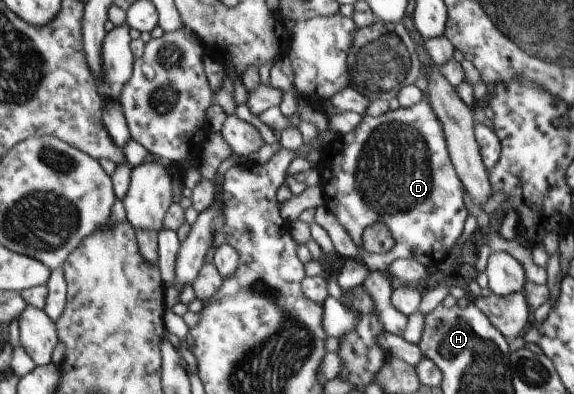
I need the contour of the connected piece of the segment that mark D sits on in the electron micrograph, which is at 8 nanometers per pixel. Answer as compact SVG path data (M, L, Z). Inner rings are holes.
M424 98L417 105L411 107L399 107L396 110L389 110L388 112L379 115L377 117L371 115L364 115L363 121L344 136L340 135L331 145L327 145L322 149L323 155L321 155L321 161L317 165L317 169L321 171L321 177L323 177L322 185L325 187L325 199L327 199L326 206L329 209L333 209L333 213L337 213L339 221L345 223L345 231L349 233L349 237L353 239L355 245L361 247L362 245L362 232L373 225L373 223L385 223L387 229L391 231L393 239L395 239L395 246L391 247L391 250L385 254L376 254L374 252L365 251L361 249L362 253L359 253L362 263L367 265L369 272L372 271L385 271L391 265L392 261L399 258L415 259L419 261L426 268L437 268L447 266L445 259L451 255L451 249L455 247L455 241L461 237L463 233L463 223L467 219L467 209L465 209L465 203L463 203L463 186L464 183L460 179L460 175L456 171L454 162L452 161L451 155L447 155L447 137L444 133L443 123L439 123L439 118L436 112L432 109L432 106Z

